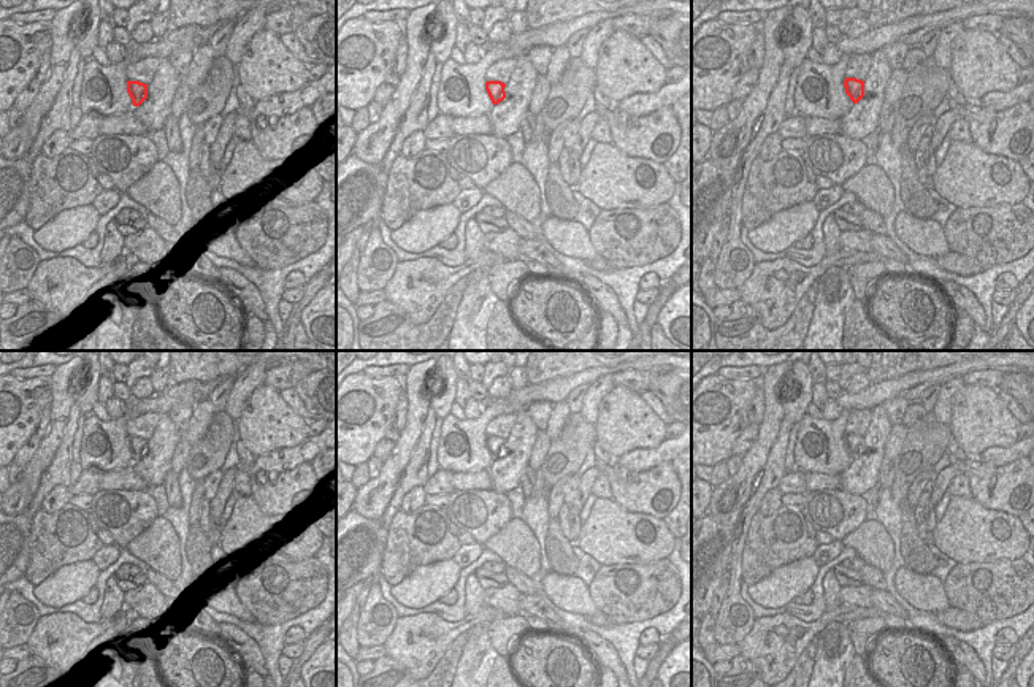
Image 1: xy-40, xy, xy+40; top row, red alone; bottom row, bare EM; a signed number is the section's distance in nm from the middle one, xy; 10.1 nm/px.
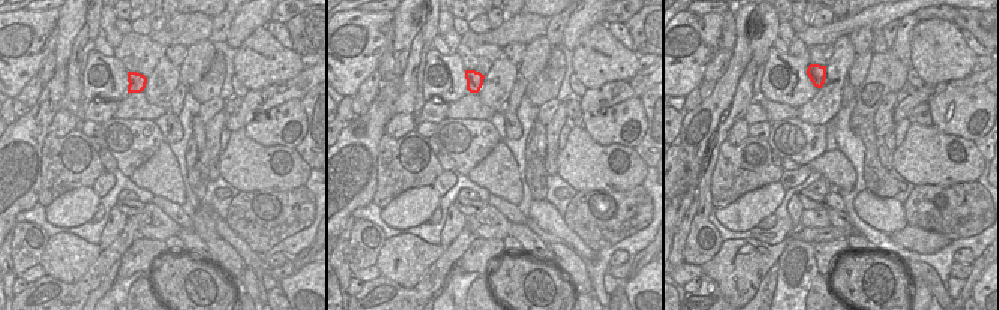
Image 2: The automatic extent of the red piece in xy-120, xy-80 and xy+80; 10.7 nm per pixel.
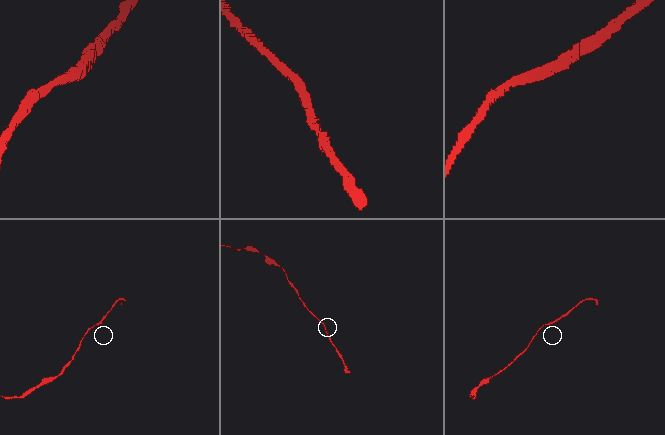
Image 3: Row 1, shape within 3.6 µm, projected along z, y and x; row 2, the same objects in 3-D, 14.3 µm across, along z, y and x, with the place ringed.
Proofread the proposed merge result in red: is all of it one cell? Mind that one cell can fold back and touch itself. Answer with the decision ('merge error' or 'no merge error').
no merge error

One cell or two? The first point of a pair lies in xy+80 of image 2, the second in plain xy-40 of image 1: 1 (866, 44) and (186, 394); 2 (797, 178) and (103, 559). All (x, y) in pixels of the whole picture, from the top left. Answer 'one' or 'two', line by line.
1: two
2: one

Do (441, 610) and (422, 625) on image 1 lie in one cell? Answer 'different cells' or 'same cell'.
different cells

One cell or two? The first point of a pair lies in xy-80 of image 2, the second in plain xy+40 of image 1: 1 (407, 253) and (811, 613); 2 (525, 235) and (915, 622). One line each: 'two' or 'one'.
1: two
2: two

